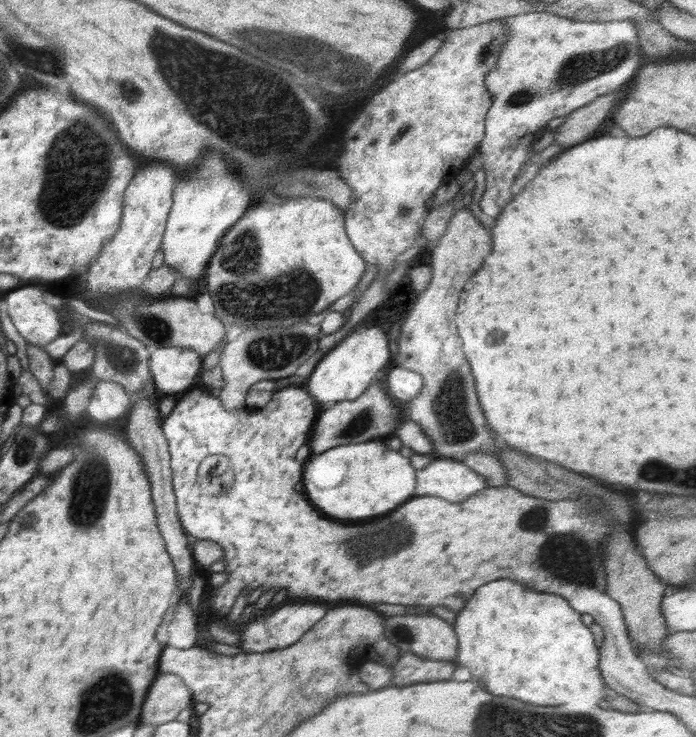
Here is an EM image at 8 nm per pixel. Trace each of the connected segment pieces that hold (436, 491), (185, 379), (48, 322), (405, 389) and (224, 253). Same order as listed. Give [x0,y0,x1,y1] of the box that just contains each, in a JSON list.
[[414,457,486,502],[149,347,202,396],[4,288,61,347],[381,364,425,403],[205,196,366,332]]

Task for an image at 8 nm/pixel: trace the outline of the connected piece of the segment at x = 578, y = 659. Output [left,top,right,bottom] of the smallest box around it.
[453,580,613,706]

